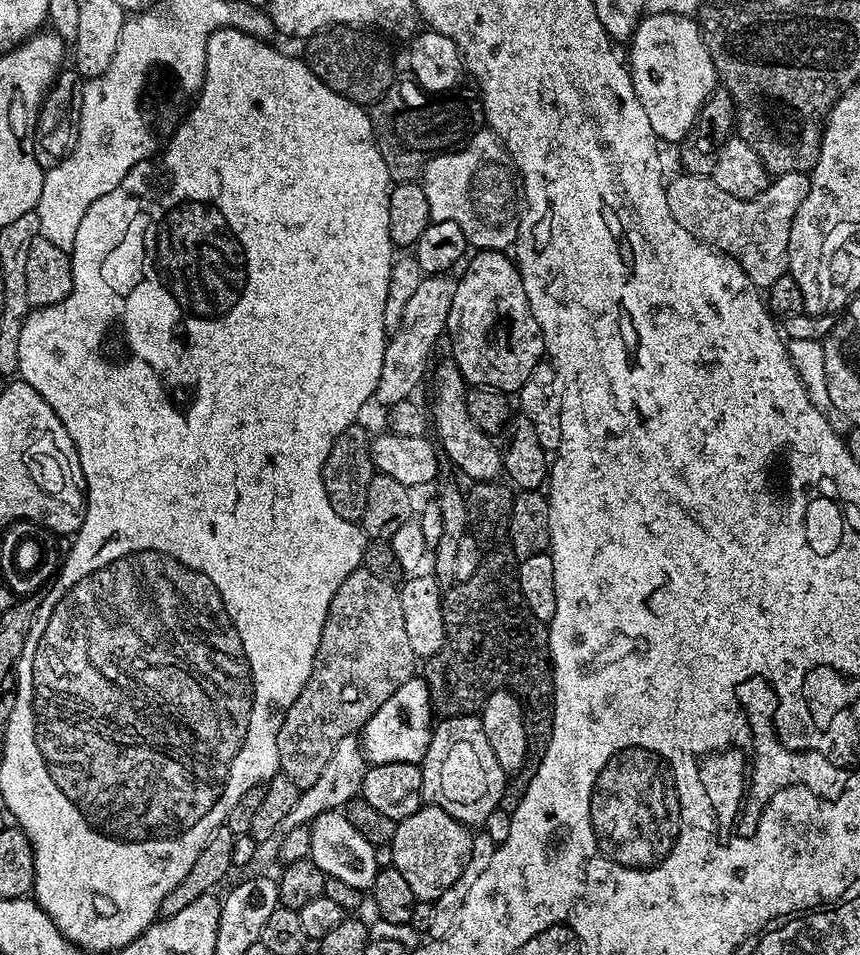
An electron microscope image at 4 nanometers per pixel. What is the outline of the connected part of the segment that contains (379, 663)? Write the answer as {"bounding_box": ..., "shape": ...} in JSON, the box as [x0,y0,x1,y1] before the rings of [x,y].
{"bounding_box":[278,566,418,790],"shape":[[[362,566],[357,568],[350,578],[346,578],[346,582],[342,582],[342,586],[338,586],[338,594],[334,594],[330,602],[310,678],[278,730],[280,772],[302,790],[313,786],[338,742],[363,729],[378,706],[382,706],[382,702],[386,702],[386,698],[390,698],[402,682],[414,675],[415,668],[412,667],[415,664],[418,664],[418,657],[414,650],[410,650],[410,642],[406,639],[406,621],[402,619],[402,602],[397,585],[370,574]]]}

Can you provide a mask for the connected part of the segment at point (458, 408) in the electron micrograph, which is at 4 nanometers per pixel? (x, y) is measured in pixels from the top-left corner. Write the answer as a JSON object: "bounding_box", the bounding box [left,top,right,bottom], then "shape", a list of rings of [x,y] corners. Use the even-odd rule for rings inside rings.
{"bounding_box":[430,358,504,481],"shape":[[[444,358],[444,361],[437,366],[436,377],[432,380],[433,396],[432,408],[430,404],[430,424],[434,429],[434,436],[436,432],[435,439],[442,447],[446,460],[446,455],[448,455],[449,462],[462,475],[469,476],[469,481],[500,480],[504,470],[501,445],[493,437],[478,430],[478,426],[474,426],[474,418],[470,418],[470,414],[466,412],[465,391],[464,375],[458,370],[458,366],[451,358]]]}

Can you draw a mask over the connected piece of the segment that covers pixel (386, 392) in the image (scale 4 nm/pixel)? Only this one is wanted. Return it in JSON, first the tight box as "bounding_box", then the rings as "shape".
{"bounding_box":[375,274,456,406],"shape":[[[444,274],[428,276],[411,296],[410,302],[406,302],[406,310],[402,310],[402,322],[398,322],[398,330],[390,333],[384,345],[382,378],[378,378],[375,403],[387,406],[407,400],[413,395],[412,391],[423,382],[428,359],[448,327],[448,311],[456,289],[455,283],[448,279],[449,277]]]}

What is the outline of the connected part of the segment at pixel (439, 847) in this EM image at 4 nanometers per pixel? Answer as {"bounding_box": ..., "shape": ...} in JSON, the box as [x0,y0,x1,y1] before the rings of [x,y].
{"bounding_box":[392,806,473,900],"shape":[[[422,806],[396,825],[392,839],[392,867],[406,878],[410,890],[414,890],[417,900],[436,900],[464,873],[464,867],[473,856],[473,833],[469,825],[460,824],[446,810]]]}

